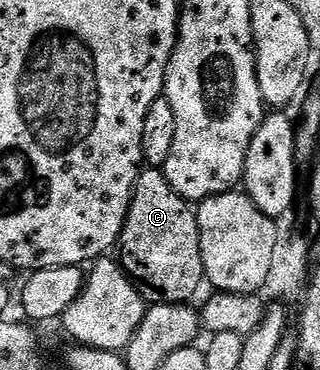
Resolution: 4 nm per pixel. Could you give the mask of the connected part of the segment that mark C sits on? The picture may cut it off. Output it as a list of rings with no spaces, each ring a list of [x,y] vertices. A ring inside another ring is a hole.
[[[147,167],[140,172],[139,178],[135,181],[135,189],[131,193],[131,206],[119,236],[117,260],[148,306],[182,305],[190,302],[190,297],[198,291],[199,284],[204,284],[201,239],[195,215],[196,210],[187,200],[177,195],[173,187],[169,187],[169,179],[165,179],[162,168]]]

